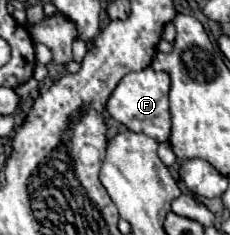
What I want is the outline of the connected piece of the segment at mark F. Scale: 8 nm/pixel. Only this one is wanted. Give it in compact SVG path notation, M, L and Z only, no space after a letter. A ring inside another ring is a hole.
M144 68L140 72L126 74L116 90L112 92L106 110L110 116L118 122L122 122L132 132L142 132L156 142L168 142L170 136L170 104L168 104L168 92L170 92L170 76L166 72L154 72L154 68Z

